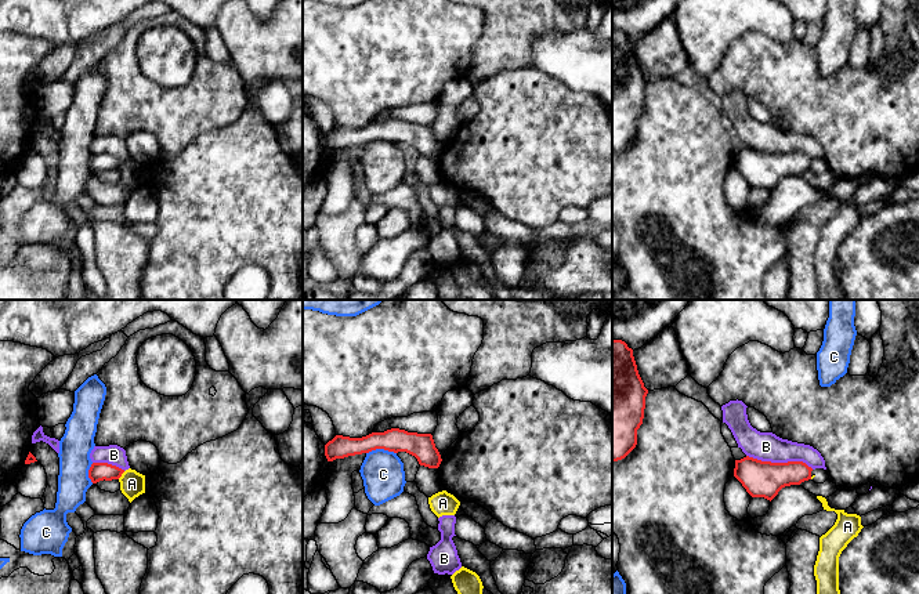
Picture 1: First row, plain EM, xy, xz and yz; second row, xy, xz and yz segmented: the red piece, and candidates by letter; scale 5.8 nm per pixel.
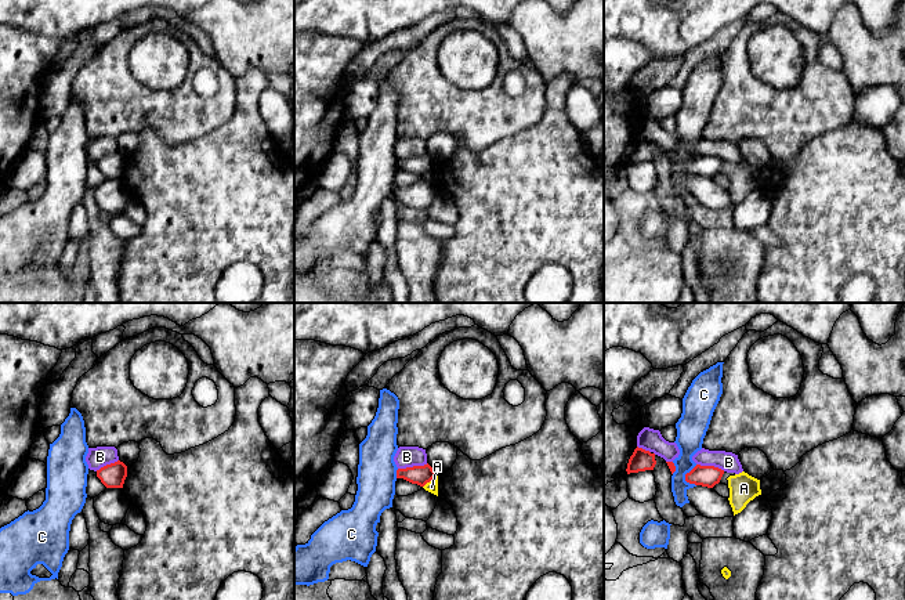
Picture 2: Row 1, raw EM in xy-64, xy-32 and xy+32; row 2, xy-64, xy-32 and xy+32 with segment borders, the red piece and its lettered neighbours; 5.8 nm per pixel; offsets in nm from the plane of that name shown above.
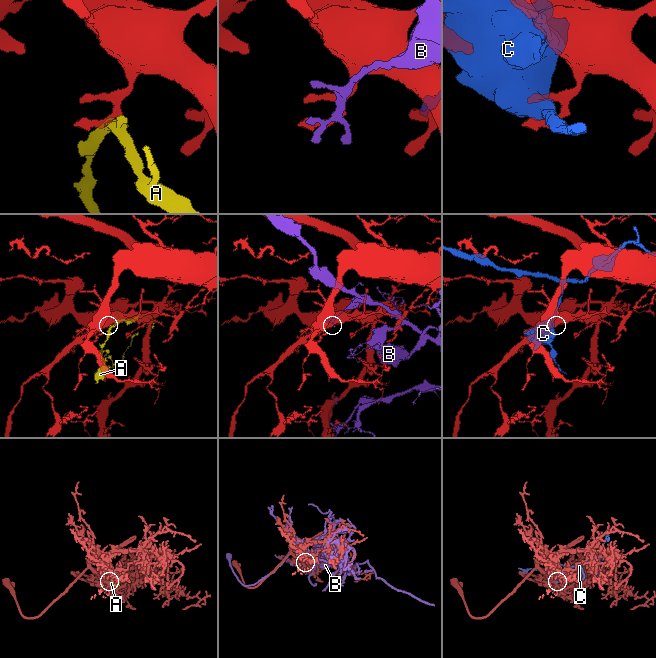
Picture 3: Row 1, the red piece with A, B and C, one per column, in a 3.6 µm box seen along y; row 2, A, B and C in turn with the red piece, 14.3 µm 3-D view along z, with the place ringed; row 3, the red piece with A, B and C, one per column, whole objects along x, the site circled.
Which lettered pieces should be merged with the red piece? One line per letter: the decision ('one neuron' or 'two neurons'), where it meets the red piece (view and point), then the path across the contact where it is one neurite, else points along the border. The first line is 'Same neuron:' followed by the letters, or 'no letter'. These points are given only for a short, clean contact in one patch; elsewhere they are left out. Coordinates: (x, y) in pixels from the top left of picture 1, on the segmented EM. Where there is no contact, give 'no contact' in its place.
Same neuron: no letter
A: two neurons; contact xy (120, 475); border xy (125, 471), (118, 478)
B: two neurons; contact yz (780, 463)
C: two neurons; contact xz (380, 448)

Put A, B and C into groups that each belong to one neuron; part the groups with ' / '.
A / B / C

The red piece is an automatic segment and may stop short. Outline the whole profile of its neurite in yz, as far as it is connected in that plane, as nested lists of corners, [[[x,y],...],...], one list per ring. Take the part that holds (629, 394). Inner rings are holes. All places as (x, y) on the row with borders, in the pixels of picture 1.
[[[612,340],[612,461],[636,448],[647,394],[633,349],[622,340]]]

